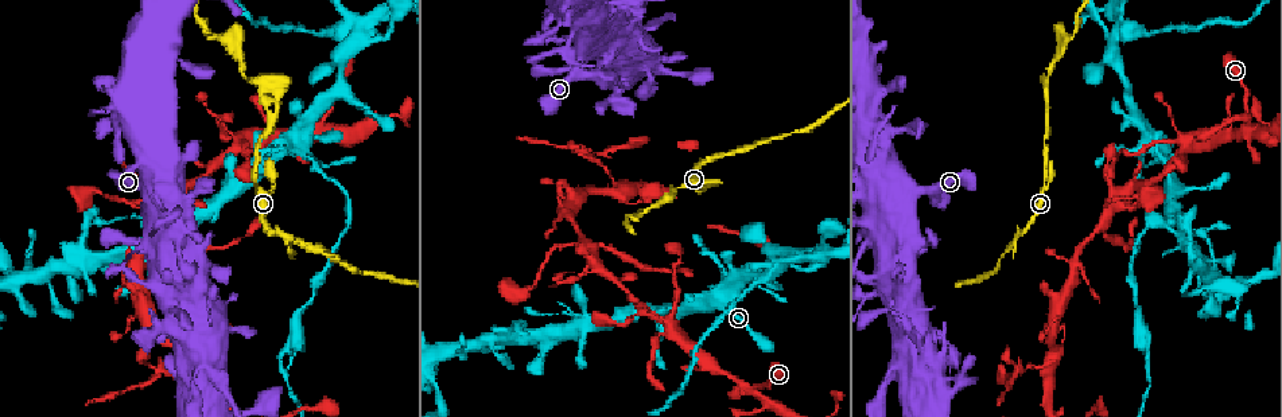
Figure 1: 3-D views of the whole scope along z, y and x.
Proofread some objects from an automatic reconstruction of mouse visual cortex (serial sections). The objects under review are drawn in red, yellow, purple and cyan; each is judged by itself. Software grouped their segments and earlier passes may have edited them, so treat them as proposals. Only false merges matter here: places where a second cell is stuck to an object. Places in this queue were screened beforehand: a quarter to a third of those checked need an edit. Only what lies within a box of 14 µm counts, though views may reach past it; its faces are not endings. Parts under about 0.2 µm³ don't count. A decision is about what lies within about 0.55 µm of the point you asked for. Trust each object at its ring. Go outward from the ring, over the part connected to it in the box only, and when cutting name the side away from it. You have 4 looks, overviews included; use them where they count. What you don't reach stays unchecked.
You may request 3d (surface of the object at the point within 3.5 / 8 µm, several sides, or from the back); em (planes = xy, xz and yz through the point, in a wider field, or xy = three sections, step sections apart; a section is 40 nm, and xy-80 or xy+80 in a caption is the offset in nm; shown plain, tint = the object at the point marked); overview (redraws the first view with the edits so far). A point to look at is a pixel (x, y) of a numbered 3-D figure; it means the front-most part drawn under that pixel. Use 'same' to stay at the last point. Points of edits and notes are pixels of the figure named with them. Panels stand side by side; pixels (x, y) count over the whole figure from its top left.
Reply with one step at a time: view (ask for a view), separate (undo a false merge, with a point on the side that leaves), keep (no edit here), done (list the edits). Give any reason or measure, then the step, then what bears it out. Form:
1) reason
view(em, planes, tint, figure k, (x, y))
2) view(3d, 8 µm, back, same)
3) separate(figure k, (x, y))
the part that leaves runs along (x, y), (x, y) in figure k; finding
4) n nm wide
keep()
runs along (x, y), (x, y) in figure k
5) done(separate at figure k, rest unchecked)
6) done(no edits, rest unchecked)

a fork
view(em, xy, step 1, tint, figure 1, (1246, 125))

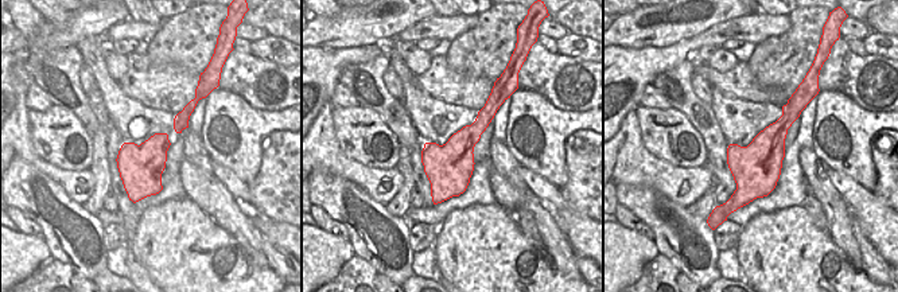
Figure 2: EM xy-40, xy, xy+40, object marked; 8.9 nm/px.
see where the arms go
view(3d, 3.5 µm, same)

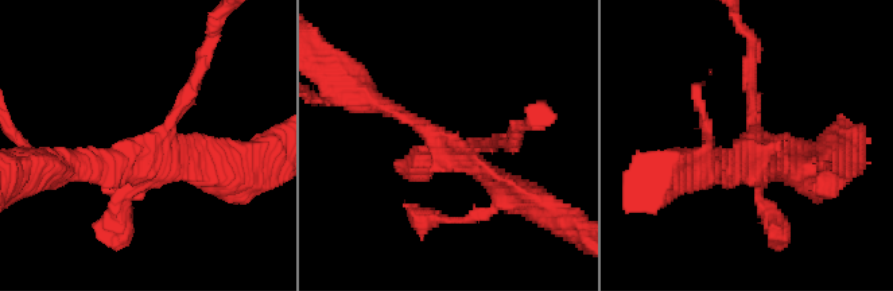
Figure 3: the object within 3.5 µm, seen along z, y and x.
keep()
runs along (200, 66), (146, 152), (82, 166) in figure 3; all the same cell

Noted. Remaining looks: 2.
sudden change in width
view(3d, 3.5 µm, figure 1, (268, 119))

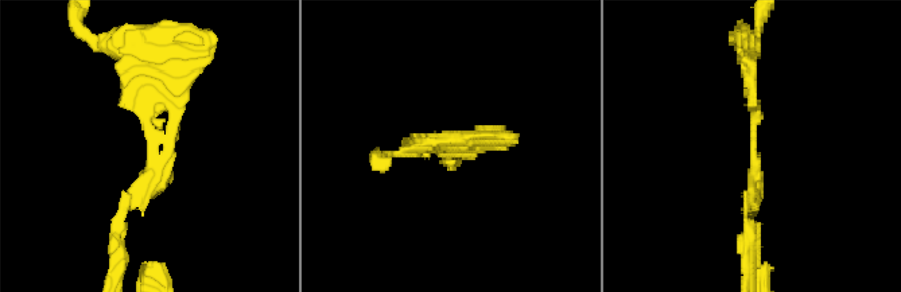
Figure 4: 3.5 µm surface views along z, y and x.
now the EM
view(em, xy, step 1, tint, figure 4, (151, 147))

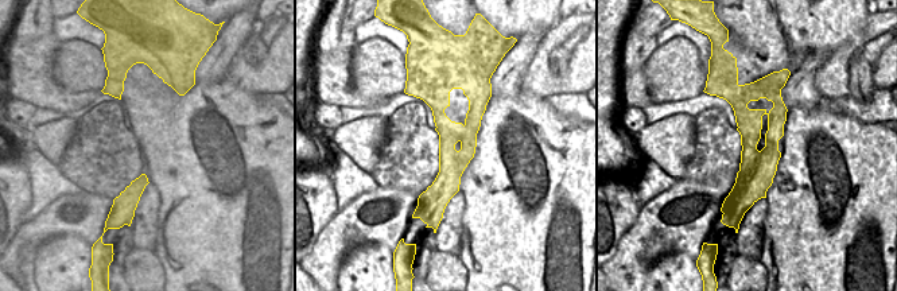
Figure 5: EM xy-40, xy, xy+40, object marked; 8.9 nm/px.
keep()
runs along (740, 88), (753, 125), (748, 204) in figure 5; one cell here

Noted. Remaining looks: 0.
done(no edits, rest unchecked)

